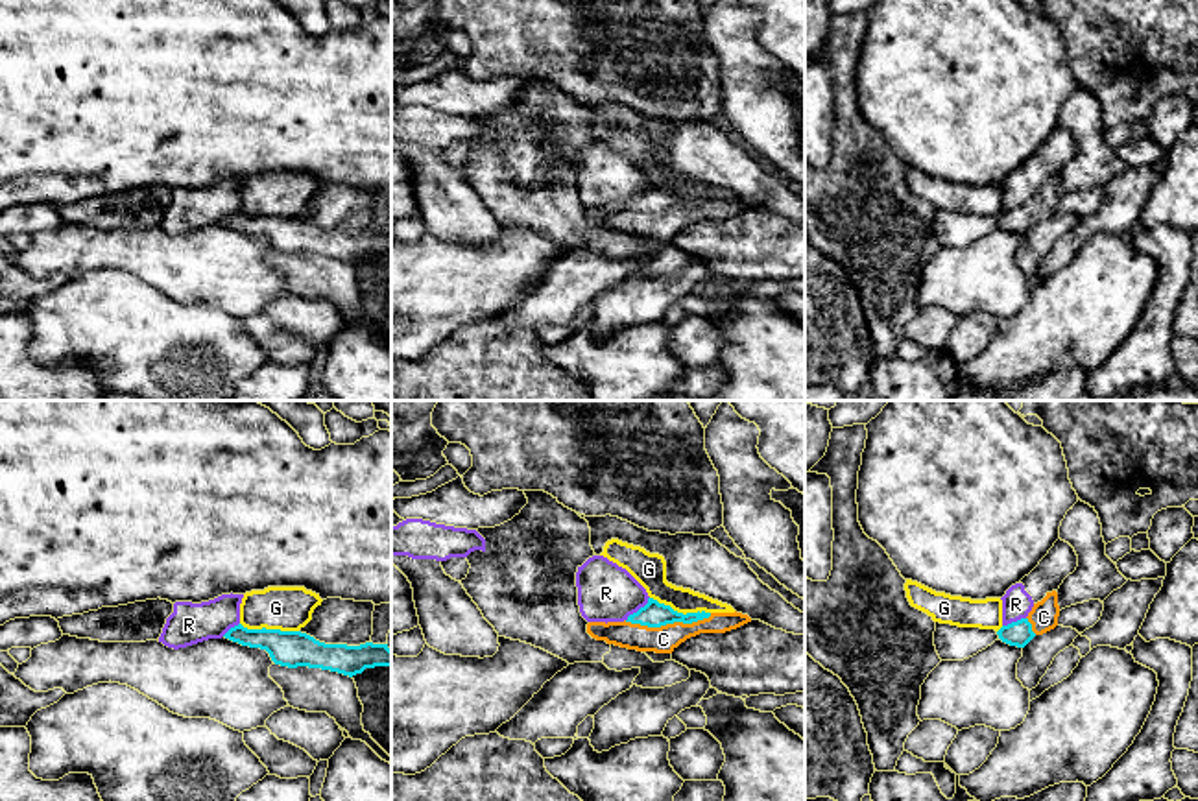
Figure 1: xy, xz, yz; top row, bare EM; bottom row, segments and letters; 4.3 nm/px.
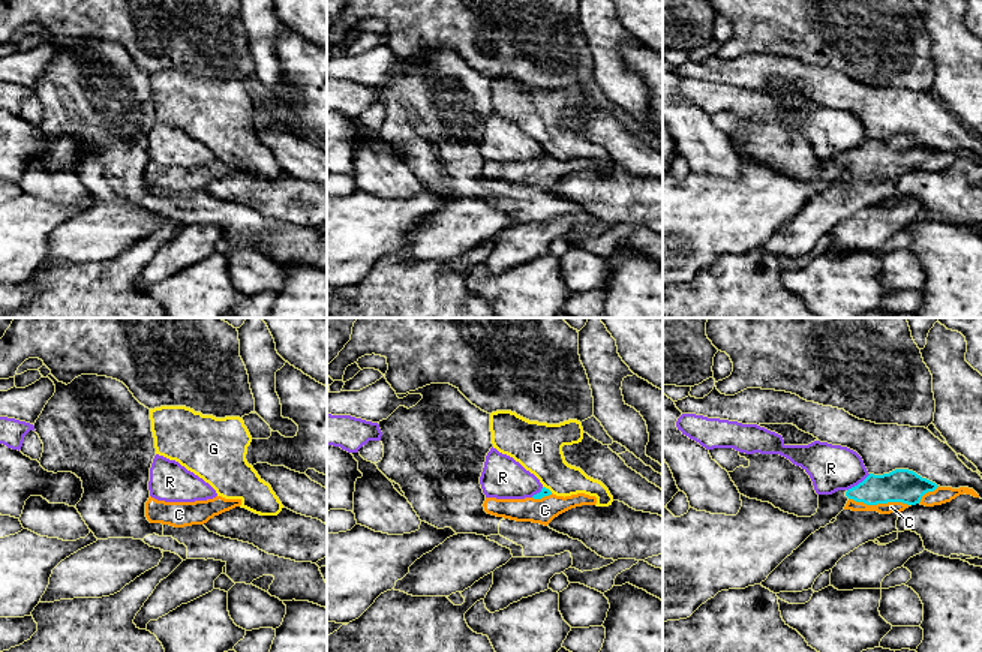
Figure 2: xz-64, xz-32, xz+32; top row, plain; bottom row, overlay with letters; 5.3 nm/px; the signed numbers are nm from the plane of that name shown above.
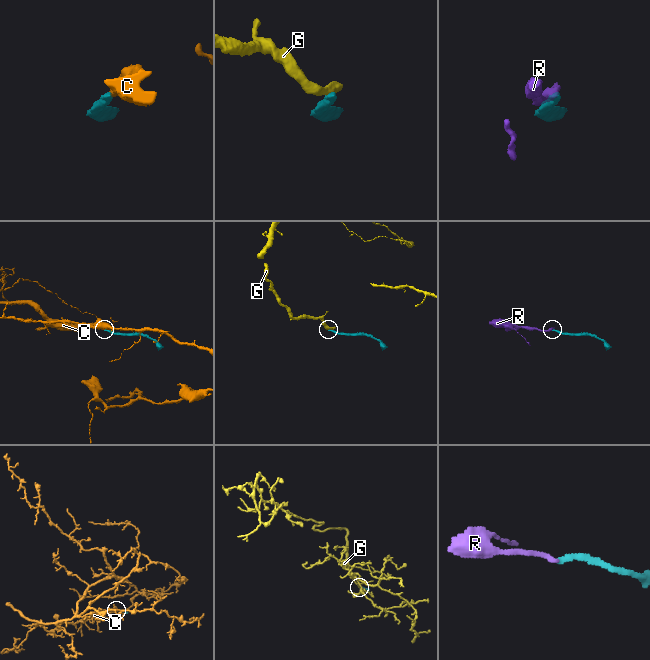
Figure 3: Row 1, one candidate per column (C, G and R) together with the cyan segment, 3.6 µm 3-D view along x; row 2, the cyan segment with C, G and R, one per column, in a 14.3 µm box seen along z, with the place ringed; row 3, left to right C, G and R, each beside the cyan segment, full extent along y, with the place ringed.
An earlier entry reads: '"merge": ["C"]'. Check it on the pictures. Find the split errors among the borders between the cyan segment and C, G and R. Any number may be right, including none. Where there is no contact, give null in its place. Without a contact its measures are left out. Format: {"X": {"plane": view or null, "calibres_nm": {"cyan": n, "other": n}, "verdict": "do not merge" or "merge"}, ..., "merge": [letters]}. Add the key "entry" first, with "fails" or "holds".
{"entry": "holds", "C": {"plane": "xz", "calibres_nm": {"cyan": 110, "other": 120}, "verdict": "merge"}, "G": {"plane": "xz", "calibres_nm": {"cyan": 110, "other": 140}, "verdict": "do not merge"}, "R": {"plane": "xz", "calibres_nm": {"cyan": 110, "other": 260}, "verdict": "do not merge"}, "merge": ["C"]}

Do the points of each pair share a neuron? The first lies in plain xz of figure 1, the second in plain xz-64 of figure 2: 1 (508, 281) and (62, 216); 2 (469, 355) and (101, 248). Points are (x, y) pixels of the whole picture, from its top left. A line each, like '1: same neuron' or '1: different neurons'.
1: same neuron
2: different neurons

